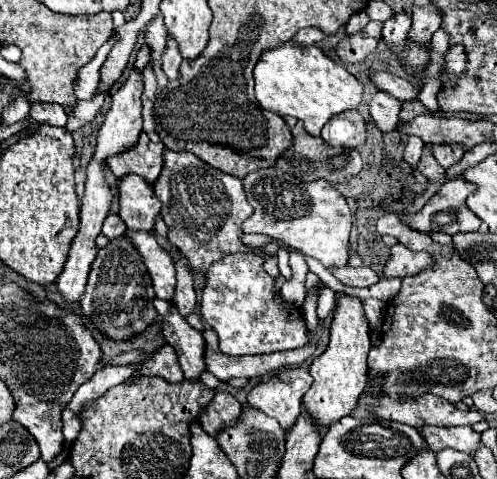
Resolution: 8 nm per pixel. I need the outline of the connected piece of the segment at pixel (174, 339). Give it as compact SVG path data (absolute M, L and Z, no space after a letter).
M175 307L163 319L163 337L169 345L175 347L185 379L199 381L201 373L207 371L207 367L205 367L205 339L199 331L195 331L177 313Z

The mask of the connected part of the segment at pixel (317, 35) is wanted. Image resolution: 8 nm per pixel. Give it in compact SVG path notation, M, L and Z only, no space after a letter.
M307 27L307 29L301 29L297 31L297 35L291 39L295 45L315 45L317 41L321 41L325 35L319 31L319 29L313 29L313 27Z

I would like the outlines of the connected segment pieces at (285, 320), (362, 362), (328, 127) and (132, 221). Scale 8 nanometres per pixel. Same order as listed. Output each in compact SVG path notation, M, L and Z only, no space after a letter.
M233 253L233 255L227 255L227 257L223 257L221 261L217 261L217 263L213 263L213 265L209 267L209 271L207 271L205 277L207 277L207 285L205 285L205 289L203 289L201 315L203 315L203 319L217 331L217 335L219 335L219 349L221 349L223 353L227 353L227 355L235 355L235 357L237 357L237 355L263 355L263 353L275 353L275 351L285 351L285 349L297 349L299 333L301 333L299 329L303 329L303 331L307 333L305 323L303 323L303 319L301 319L301 311L299 311L295 305L283 303L283 301L279 299L279 293L277 293L275 287L273 287L275 279L263 271L263 259L261 259L261 257L251 255L251 253Z
M343 295L337 299L337 311L331 323L331 339L323 355L315 357L309 373L313 375L311 389L303 395L303 407L315 421L319 431L327 431L331 423L353 413L361 391L365 391L367 379L367 355L371 351L369 323L363 313L361 299Z
M345 111L335 115L325 123L321 131L321 139L331 147L347 147L357 149L365 143L365 121L359 111Z
M127 175L119 181L119 217L129 231L153 231L159 211L161 201L143 177Z

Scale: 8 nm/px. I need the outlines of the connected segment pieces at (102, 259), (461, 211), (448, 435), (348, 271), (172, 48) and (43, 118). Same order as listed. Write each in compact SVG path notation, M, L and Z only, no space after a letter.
M127 233L99 249L95 261L91 263L89 281L81 299L81 311L83 317L87 317L103 337L123 343L141 335L157 317L153 299L155 291L149 279L149 271Z
M461 177L451 179L441 185L419 213L401 217L401 221L421 233L443 231L455 235L459 231L479 231L481 219L465 207L465 199L473 195L473 191L473 183L465 183Z
M421 427L421 433L429 445L431 451L439 453L441 449L457 449L463 451L467 455L477 453L477 447L481 445L481 435L477 431L473 431L471 427Z
M345 265L337 271L331 271L343 285L347 287L371 287L375 285L381 275L377 271L373 271L371 267L351 267L351 265Z
M169 37L169 43L167 43L167 51L165 51L165 61L163 61L163 71L165 75L173 81L177 79L179 75L179 65L181 65L181 55L179 55L179 49L177 49L177 43L175 39Z
M33 103L29 117L37 123L47 123L47 125L55 125L55 127L65 127L69 121L65 109L57 103Z

